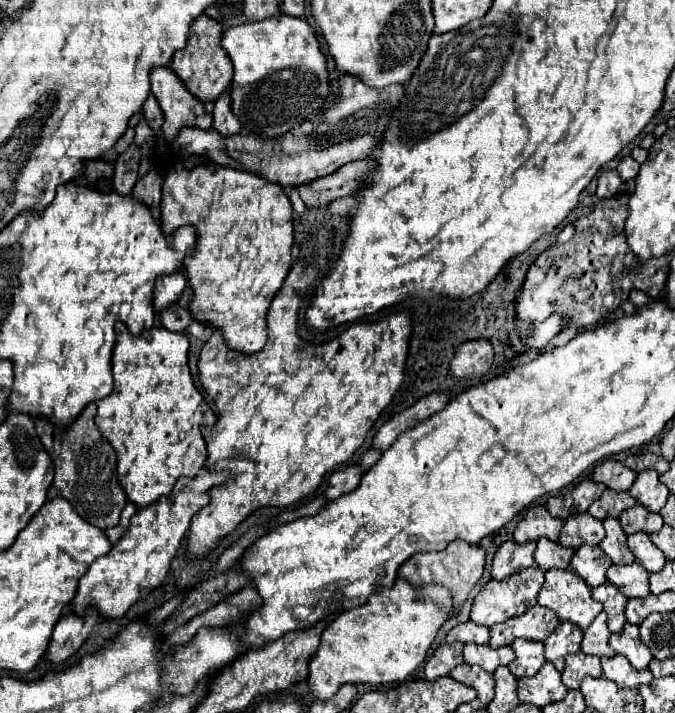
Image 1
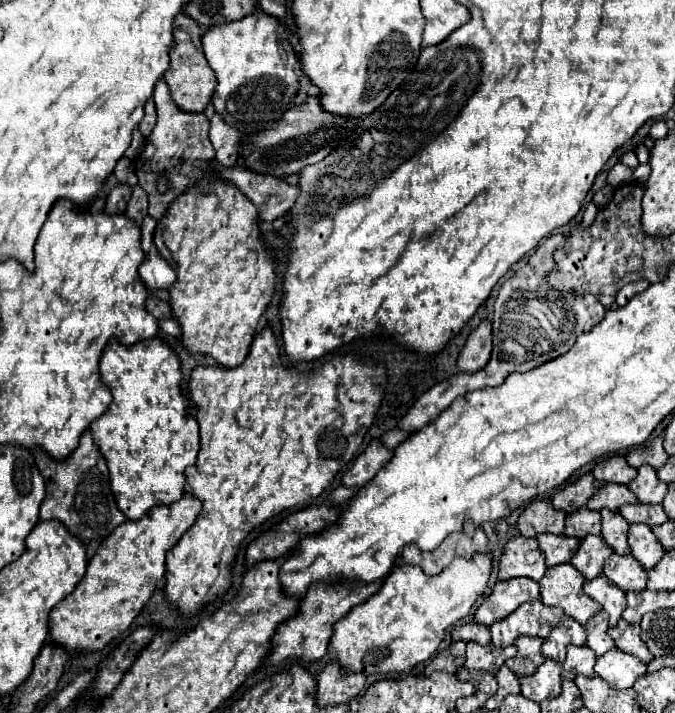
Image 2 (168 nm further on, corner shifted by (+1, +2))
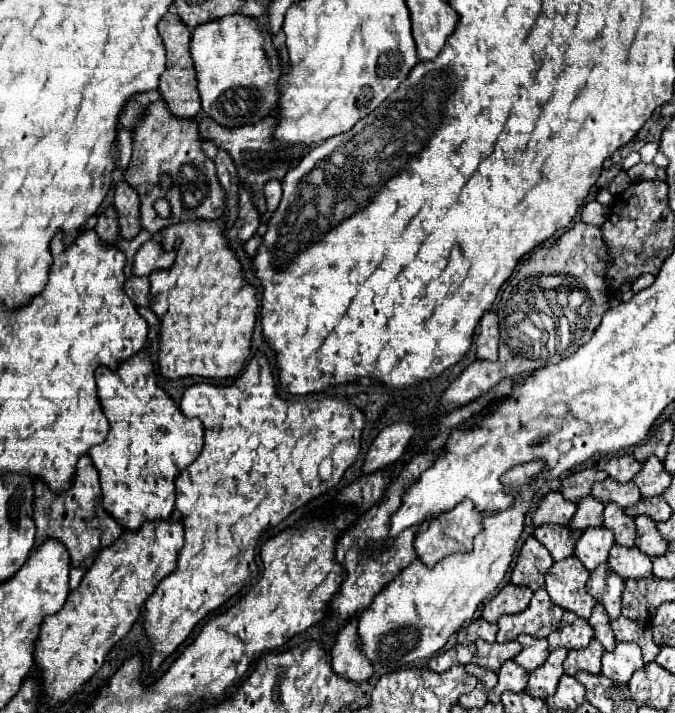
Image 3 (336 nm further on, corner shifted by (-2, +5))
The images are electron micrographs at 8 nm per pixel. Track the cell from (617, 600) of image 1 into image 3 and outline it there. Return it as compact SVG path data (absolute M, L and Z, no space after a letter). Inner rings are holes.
M601 564L597 566L591 576L589 576L589 582L587 582L587 592L597 598L609 618L617 618L621 614L621 594L623 594L623 584L625 580L619 578L619 574L615 574L609 564Z

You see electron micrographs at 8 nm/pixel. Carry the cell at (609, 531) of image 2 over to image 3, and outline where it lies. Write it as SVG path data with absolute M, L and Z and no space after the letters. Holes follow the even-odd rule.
M615 502L605 504L603 512L603 526L609 528L615 534L615 542L621 546L635 546L635 522L631 516L625 514L621 506L615 506Z

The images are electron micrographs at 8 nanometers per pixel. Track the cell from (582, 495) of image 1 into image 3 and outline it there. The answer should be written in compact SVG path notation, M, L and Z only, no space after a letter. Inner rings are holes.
M585 468L585 470L573 472L561 482L561 494L571 502L579 502L581 498L591 494L591 486L597 480L605 480L605 478L607 474L597 468Z

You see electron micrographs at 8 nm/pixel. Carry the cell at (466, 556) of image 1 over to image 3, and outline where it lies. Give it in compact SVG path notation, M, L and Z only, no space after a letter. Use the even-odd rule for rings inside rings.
M471 500L459 502L453 510L431 520L429 526L417 534L415 538L417 556L431 568L449 554L469 552L471 550L469 544L477 534L473 522L479 522L481 530L483 528L481 520L483 514L475 510Z

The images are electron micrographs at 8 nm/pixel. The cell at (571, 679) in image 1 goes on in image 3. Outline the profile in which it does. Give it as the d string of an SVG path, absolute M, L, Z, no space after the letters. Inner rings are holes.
M593 638L587 648L569 650L567 660L565 660L565 674L575 676L579 670L585 670L589 674L599 674L601 672L601 656L603 656L603 646Z

